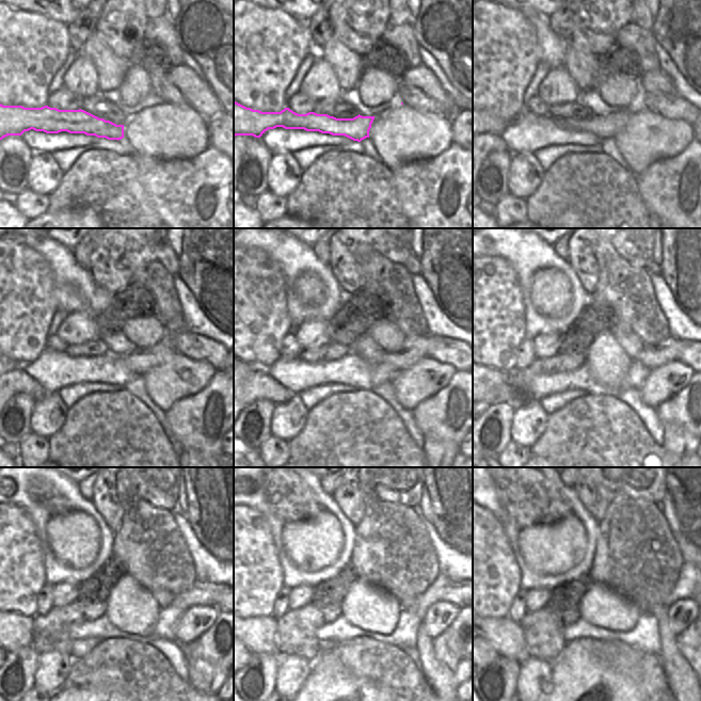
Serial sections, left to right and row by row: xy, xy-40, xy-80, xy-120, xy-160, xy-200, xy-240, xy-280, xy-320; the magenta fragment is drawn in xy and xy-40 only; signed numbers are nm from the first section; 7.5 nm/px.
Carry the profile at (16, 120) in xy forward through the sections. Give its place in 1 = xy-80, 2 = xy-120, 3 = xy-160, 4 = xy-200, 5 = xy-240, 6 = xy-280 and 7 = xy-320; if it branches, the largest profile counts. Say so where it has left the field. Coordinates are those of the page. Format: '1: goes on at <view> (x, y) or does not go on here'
1: goes on at xy-80 (608, 126)
2: goes on at xy-120 (139, 362)
3: goes on at xy-160 (413, 350)
4: goes on at xy-200 (652, 356)
5: goes on at xy-240 (201, 592)
6: goes on at xy-280 (443, 589)
7: goes on at xy-320 (680, 591)

